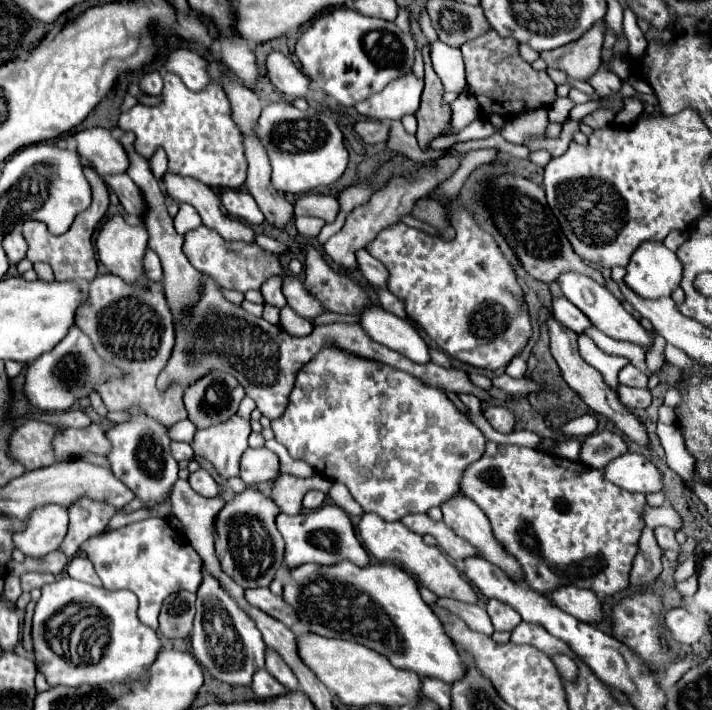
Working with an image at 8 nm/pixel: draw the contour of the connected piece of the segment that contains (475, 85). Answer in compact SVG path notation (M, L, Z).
M487 30L483 36L477 36L461 46L469 92L479 100L483 114L499 114L509 118L525 110L537 110L551 106L555 100L555 82L545 70L533 70L525 60L521 60L517 50L517 40L501 38L495 30Z

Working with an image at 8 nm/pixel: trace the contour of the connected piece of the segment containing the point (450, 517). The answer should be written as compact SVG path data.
M457 494L445 500L441 506L443 522L459 536L469 540L475 548L481 550L483 558L499 566L503 572L507 572L515 582L523 582L523 570L519 568L519 562L503 552L499 542L495 540L491 532L491 524L483 510L467 496Z

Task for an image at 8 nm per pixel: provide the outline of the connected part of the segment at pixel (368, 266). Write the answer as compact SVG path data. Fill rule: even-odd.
M367 250L359 252L357 260L359 260L359 270L361 270L361 274L365 276L365 280L367 280L371 286L387 288L387 280L389 280L387 268L385 268L379 260L375 260Z

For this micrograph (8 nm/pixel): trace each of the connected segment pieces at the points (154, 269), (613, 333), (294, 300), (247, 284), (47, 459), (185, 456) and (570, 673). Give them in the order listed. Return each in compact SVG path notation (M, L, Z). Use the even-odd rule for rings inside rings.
M147 250L145 252L145 258L143 258L143 274L145 274L147 280L153 280L153 282L159 282L163 278L159 256L153 250Z
M563 272L559 276L559 286L565 294L565 298L569 302L573 302L589 320L591 324L601 330L603 334L607 334L609 338L615 338L615 340L625 340L625 342L633 342L633 344L639 344L645 352L649 352L653 348L653 340L651 336L647 334L647 330L621 306L621 302L601 284L597 284L595 280L583 276L583 274L575 274L575 272Z
M285 276L285 286L283 286L283 294L287 298L287 304L303 318L315 318L319 314L323 314L323 310L319 308L319 302L303 288L303 282L297 280L295 276Z
M199 226L195 230L189 230L185 236L185 244L183 250L189 258L189 262L203 272L205 276L211 276L221 288L229 288L229 290L239 290L239 292L247 292L247 290L259 290L259 286L263 284L263 280L267 276L273 274L283 274L279 258L275 258L273 254L261 250L257 244L235 244L235 242L227 242L223 240L215 230L207 228L207 226Z
M29 420L11 432L9 436L9 456L15 460L23 460L25 470L35 470L41 466L55 464L51 440L57 430L63 426L51 426L37 420Z
M171 442L171 454L177 462L193 460L193 448L187 442Z
M555 656L553 662L555 662L555 666L557 666L557 672L559 672L563 678L573 680L573 678L577 676L577 664L575 664L569 656Z

